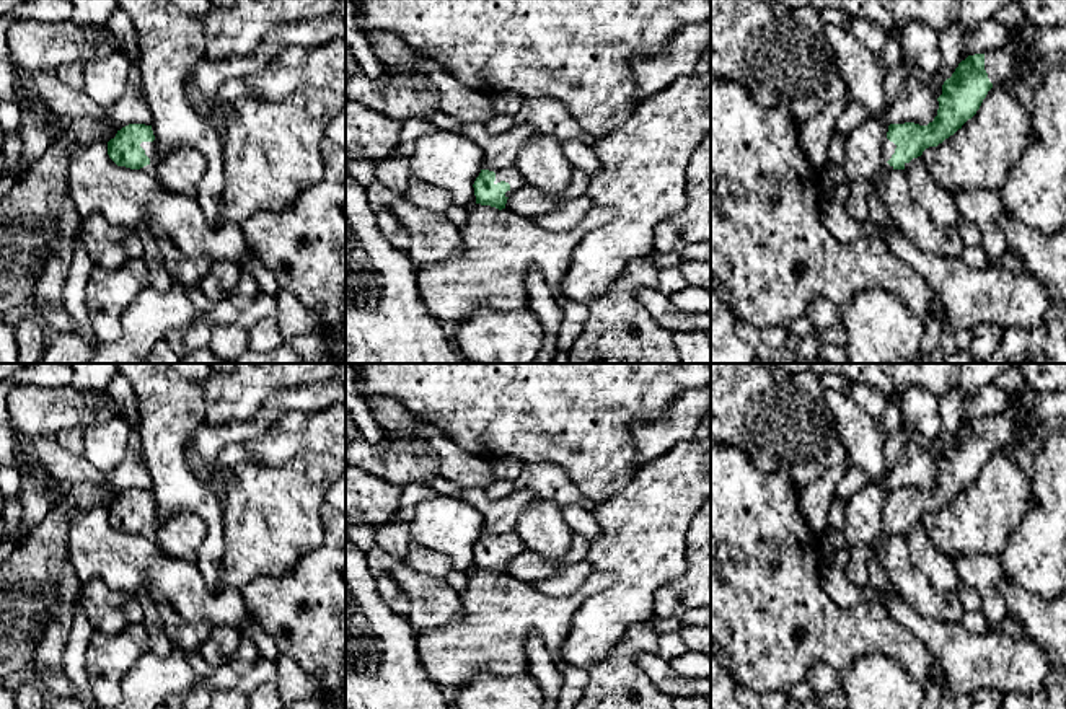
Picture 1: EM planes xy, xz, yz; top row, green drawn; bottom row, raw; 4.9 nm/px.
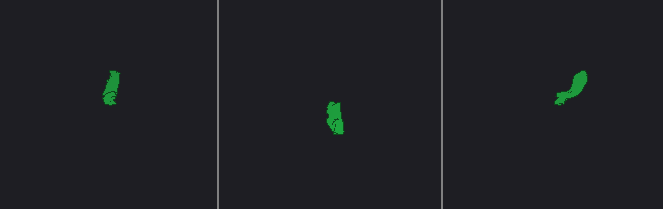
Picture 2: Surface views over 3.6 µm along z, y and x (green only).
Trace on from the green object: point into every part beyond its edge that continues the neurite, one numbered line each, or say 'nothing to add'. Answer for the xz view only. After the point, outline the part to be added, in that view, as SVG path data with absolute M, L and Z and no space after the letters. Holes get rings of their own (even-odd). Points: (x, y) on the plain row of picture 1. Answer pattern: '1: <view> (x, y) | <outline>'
1: xz (509, 540) | M517 531L504 533L504 535L494 536L494 538L496 538L494 549L497 549L500 546L505 546L510 549L510 554L505 557L505 562L509 562L512 557L515 557L517 554L520 554L526 549L525 543L522 541L522 538L518 536Z

